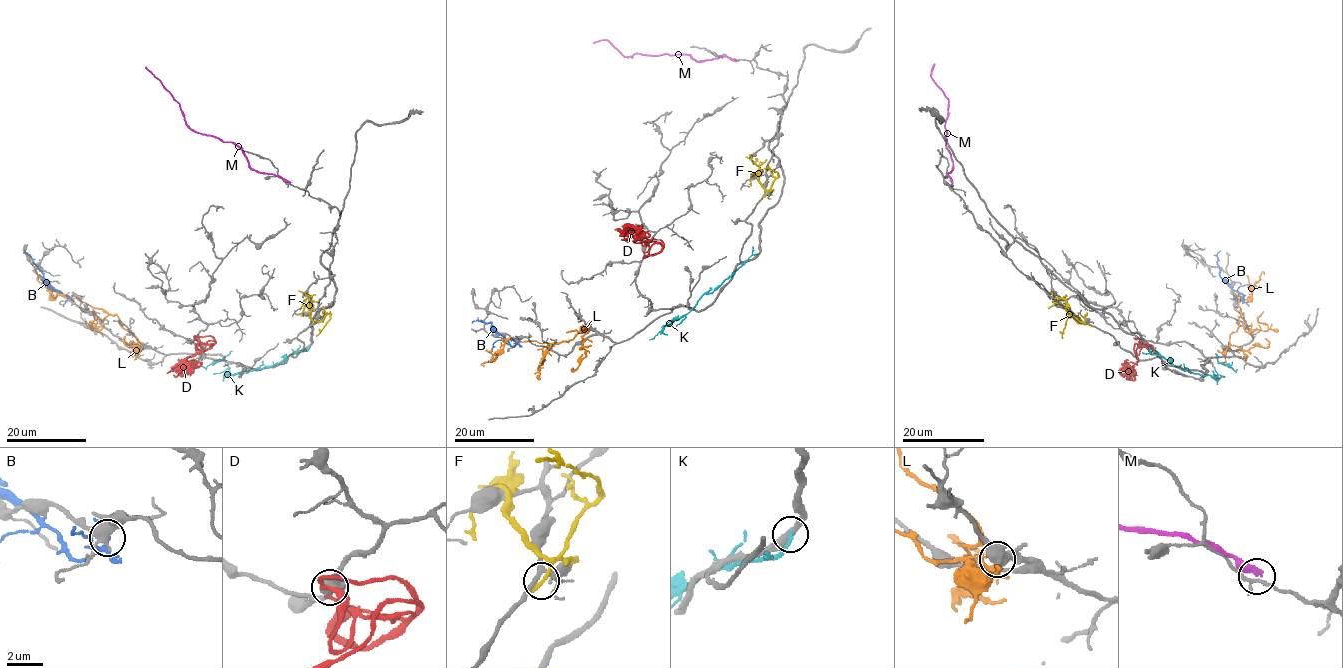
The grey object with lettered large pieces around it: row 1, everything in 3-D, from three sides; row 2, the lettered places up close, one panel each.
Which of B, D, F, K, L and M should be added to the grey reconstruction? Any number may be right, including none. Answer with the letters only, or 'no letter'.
no letter

